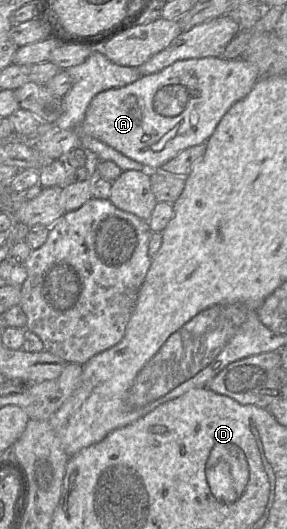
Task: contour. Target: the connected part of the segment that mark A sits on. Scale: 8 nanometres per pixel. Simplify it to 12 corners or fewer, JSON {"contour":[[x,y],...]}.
{"contour":[[180,60],[98,93],[76,129],[30,143],[87,135],[148,171],[206,143],[257,68]]}

